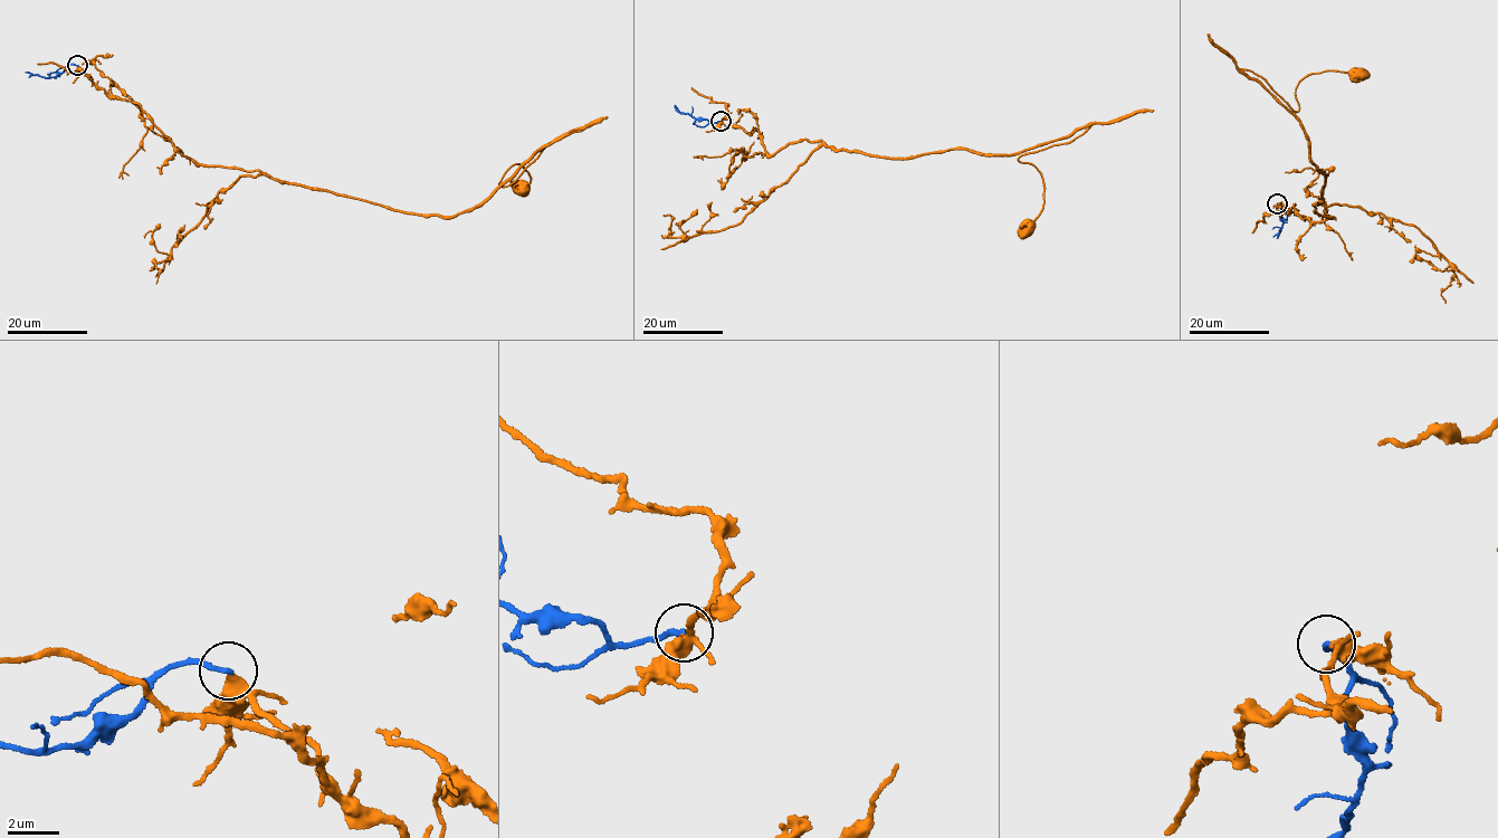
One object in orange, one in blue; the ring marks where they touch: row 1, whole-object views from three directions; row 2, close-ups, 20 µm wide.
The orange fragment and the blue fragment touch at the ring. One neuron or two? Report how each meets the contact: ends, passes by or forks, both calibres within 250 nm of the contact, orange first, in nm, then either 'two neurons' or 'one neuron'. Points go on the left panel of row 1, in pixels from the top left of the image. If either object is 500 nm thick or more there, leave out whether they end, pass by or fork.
orange passes by | blue ends | 380/200 nm | one neuron

